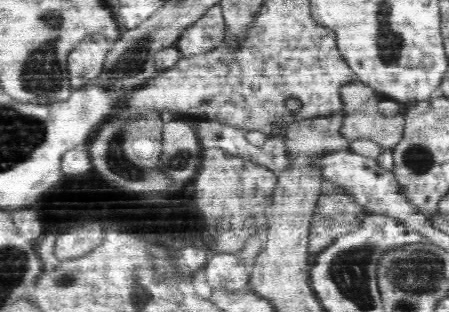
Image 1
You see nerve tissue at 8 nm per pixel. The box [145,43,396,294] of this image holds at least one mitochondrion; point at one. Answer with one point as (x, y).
(180, 159)

